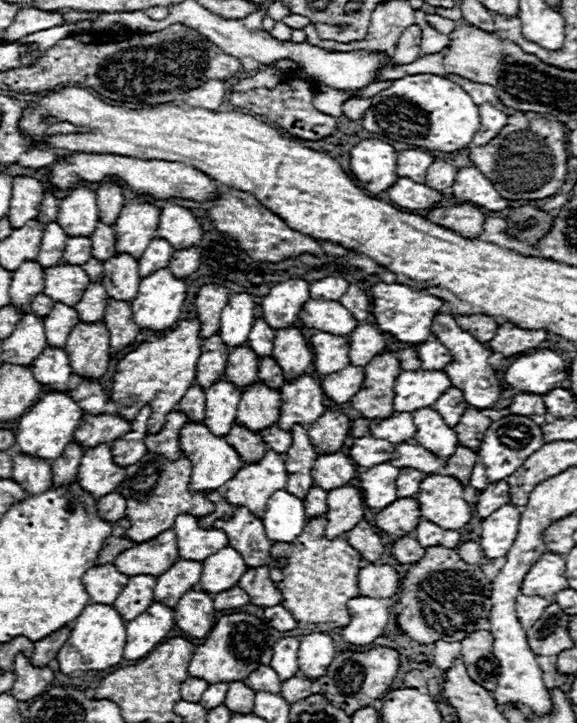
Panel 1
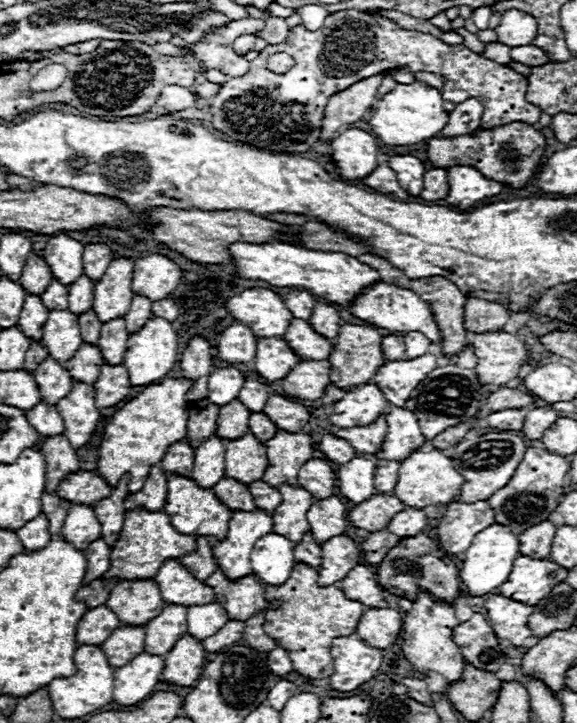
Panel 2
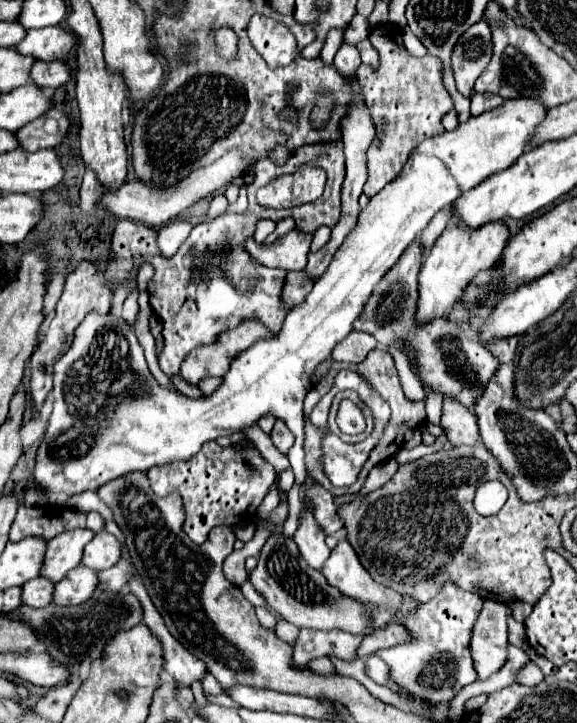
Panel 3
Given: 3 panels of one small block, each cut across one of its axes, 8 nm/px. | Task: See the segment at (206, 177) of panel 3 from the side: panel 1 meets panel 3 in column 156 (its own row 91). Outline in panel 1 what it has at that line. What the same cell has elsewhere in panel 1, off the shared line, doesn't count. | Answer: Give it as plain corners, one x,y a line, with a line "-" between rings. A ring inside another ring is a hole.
208,80
200,88
194,88
186,94
182,94
182,100
192,108
204,108
204,110
216,110
226,94
226,86
220,80

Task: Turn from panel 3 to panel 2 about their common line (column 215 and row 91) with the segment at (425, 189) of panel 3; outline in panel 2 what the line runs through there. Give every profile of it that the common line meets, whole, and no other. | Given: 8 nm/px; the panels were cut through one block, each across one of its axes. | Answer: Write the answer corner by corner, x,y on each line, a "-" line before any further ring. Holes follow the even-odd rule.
424,82
398,84
392,92
388,92
382,100
376,102
374,114
370,116
368,124
384,144
406,146
406,144
418,144
434,138
448,124
448,112
444,108
442,94
436,88

